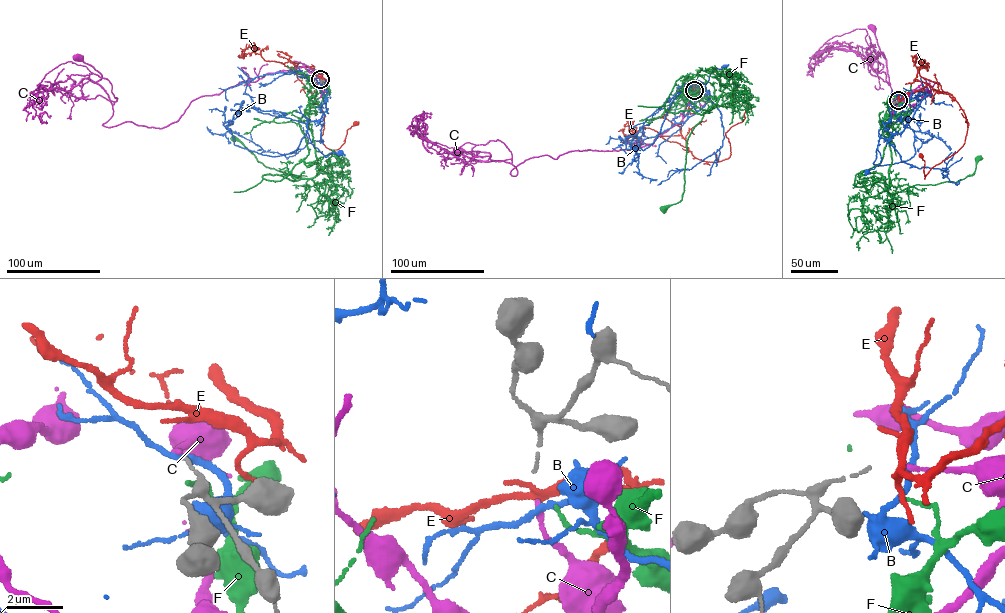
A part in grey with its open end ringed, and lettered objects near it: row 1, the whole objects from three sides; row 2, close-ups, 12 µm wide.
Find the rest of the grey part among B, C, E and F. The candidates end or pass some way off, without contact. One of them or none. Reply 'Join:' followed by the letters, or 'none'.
Join: C

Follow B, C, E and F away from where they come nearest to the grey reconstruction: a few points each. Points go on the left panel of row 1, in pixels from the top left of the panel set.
B: (320, 79), (326, 92), (326, 110), (319, 119), (307, 124), (307, 133), (311, 143), (325, 156), (341, 153)
C: (320, 79), (302, 66), (268, 73), (193, 100), (165, 126), (107, 127), (101, 74), (78, 56)
E: (320, 78), (300, 62), (295, 65), (297, 78), (323, 111), (320, 140), (325, 146), (338, 149), (357, 123)
F: (320, 80), (322, 90), (310, 99), (308, 115), (318, 174), (310, 178), (301, 178), (266, 167), (233, 138)

